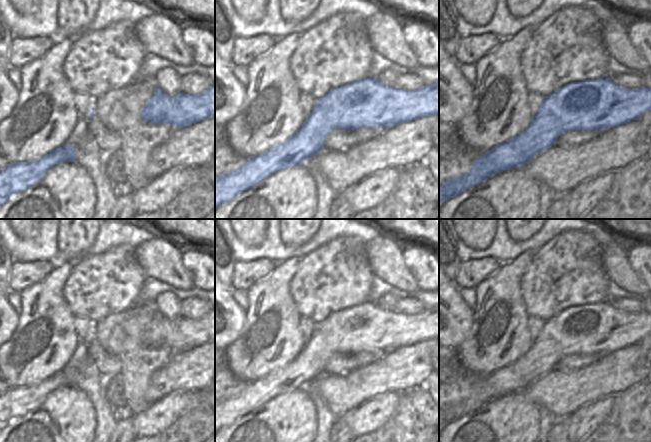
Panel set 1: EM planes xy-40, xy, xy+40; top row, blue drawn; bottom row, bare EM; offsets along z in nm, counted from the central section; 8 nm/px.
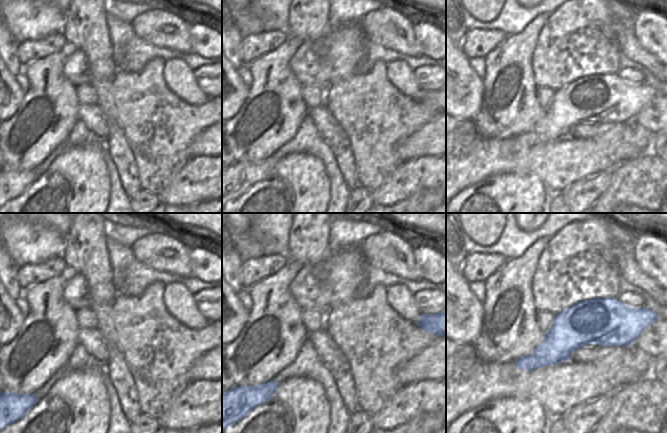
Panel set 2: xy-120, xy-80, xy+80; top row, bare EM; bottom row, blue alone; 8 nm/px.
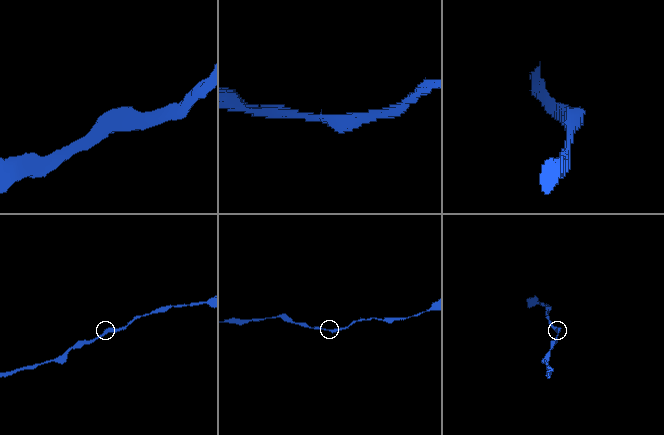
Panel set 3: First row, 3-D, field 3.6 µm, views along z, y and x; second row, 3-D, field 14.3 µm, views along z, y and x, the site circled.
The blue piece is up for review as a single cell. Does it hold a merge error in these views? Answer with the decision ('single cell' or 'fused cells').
single cell

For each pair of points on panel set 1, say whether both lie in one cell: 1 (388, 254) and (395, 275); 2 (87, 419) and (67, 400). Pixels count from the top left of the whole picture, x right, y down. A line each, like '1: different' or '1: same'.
1: same
2: same

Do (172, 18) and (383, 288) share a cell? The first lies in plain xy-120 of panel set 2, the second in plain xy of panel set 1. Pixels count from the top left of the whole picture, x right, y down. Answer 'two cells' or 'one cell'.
two cells

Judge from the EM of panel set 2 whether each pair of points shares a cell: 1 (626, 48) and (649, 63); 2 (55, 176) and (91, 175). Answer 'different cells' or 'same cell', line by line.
1: same cell
2: same cell

